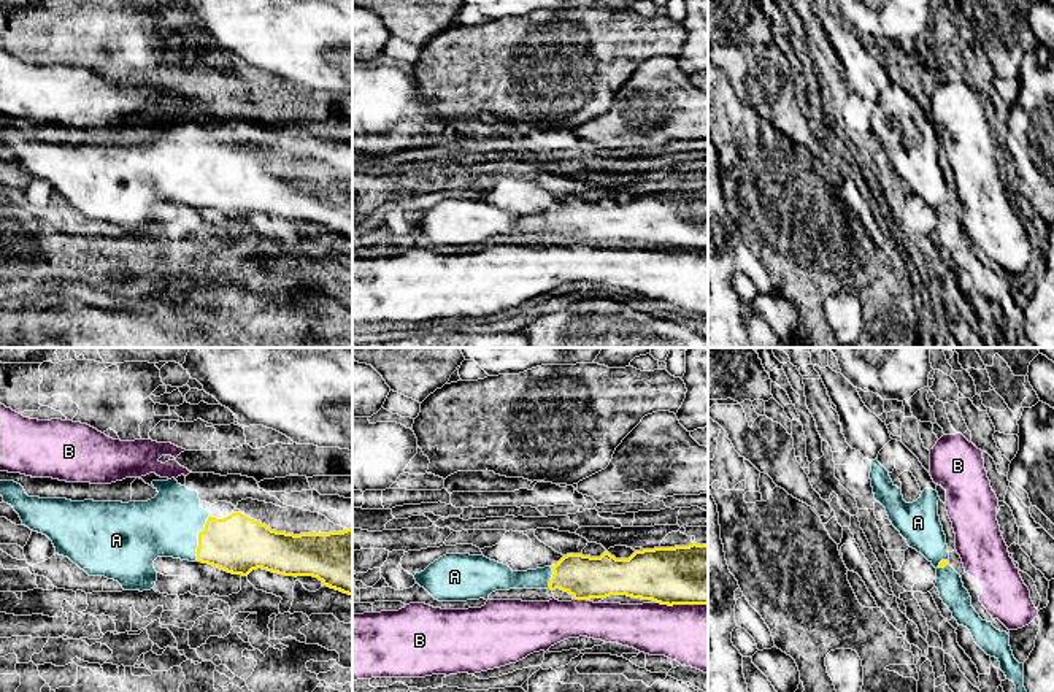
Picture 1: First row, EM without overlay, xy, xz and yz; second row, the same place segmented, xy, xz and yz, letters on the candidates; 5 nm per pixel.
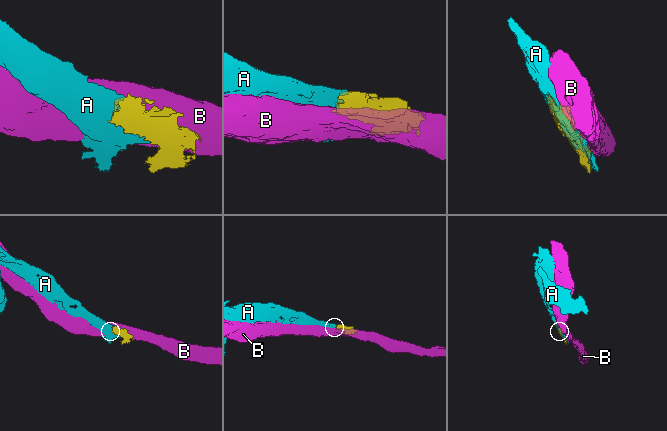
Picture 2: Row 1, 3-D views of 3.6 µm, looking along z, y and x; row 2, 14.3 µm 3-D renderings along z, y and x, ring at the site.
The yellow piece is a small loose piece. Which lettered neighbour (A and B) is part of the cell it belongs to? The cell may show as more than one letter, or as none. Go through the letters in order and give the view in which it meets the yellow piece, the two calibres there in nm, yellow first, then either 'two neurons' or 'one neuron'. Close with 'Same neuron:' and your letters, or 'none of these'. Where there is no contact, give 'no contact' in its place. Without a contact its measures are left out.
A: xy | 300/320 nm | one neuron
B: xz | 300/340 nm | two neurons
Same neuron: A

